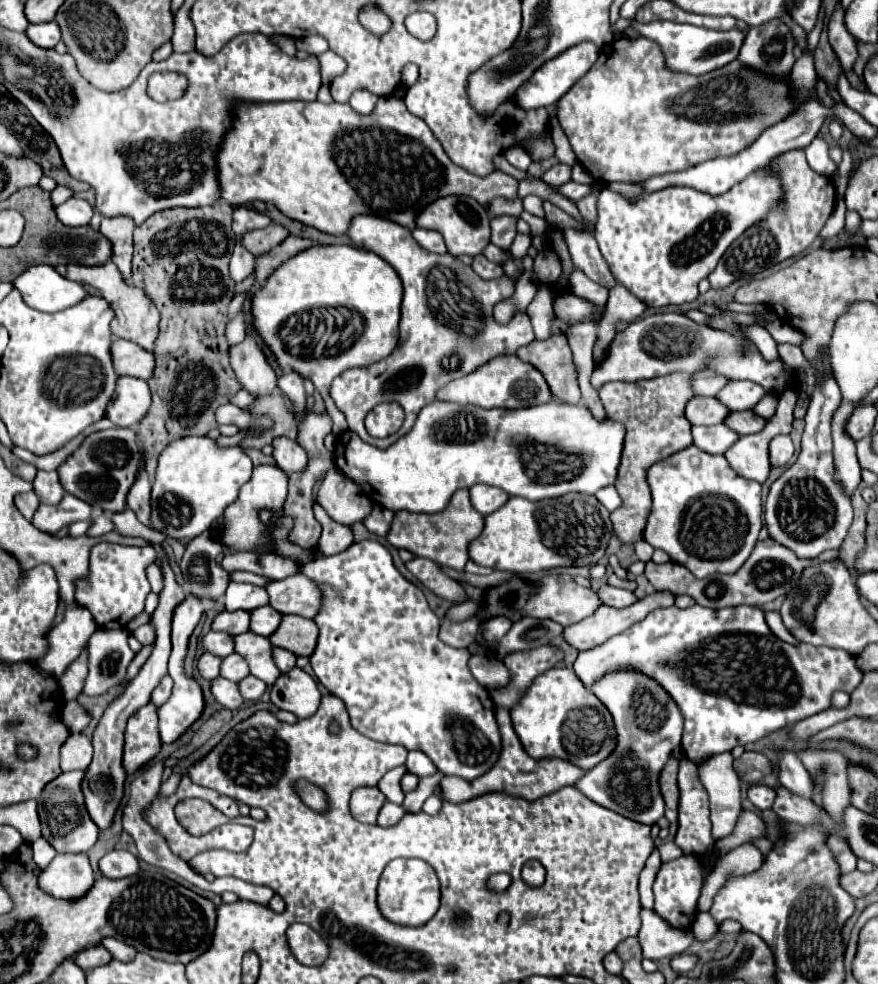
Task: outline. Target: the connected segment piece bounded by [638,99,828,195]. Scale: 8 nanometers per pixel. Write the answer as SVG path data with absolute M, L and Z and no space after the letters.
M814 99L806 101L804 105L800 105L790 117L786 117L784 121L776 123L774 127L766 129L756 143L752 143L748 149L744 149L742 153L736 153L734 157L722 157L722 159L714 159L714 161L704 161L702 165L694 165L694 169L686 169L682 173L664 173L658 177L650 177L642 183L638 183L644 191L658 191L658 189L666 189L670 185L686 185L710 195L722 195L726 193L732 185L736 185L738 181L742 181L744 177L748 177L750 173L754 173L760 167L770 165L776 157L784 155L786 151L794 151L794 149L806 149L812 141L812 137L818 135L820 129L820 121L824 121L828 115L824 115L828 107L822 107L820 103L816 103Z

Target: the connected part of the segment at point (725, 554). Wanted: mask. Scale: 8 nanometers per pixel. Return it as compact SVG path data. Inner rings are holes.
M694 445L654 463L646 473L646 481L652 493L652 511L646 523L648 535L644 541L648 541L654 549L666 551L674 563L684 565L698 579L736 573L744 565L758 541L762 527L760 483L736 475L724 461L724 455L704 453Z

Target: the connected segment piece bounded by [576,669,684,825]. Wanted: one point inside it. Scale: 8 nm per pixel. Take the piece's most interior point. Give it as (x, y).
(649, 724)

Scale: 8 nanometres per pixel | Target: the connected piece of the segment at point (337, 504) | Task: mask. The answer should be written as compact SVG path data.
M330 469L326 473L318 487L316 501L336 523L342 525L362 521L372 509L372 501L338 469Z

